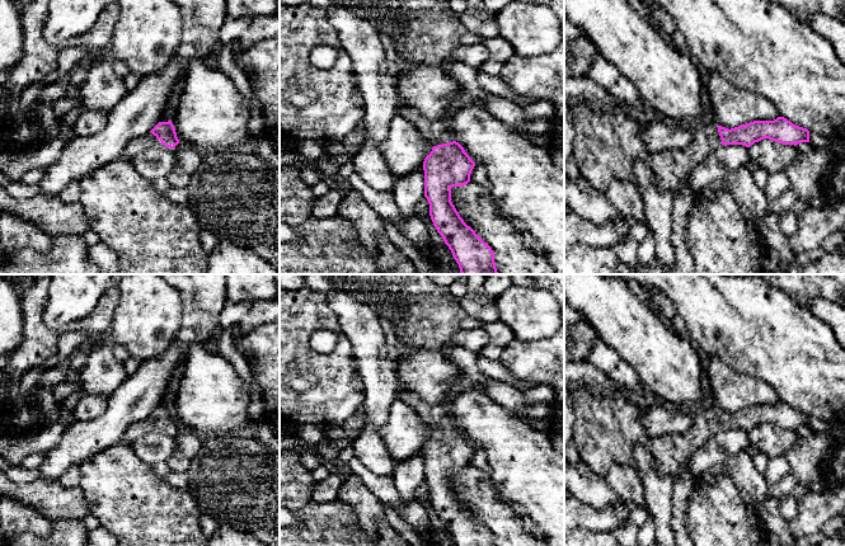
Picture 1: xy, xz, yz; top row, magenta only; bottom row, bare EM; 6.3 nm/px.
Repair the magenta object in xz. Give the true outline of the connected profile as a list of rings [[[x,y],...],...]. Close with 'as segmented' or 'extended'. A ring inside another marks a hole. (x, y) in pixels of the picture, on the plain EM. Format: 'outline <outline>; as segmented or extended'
outline [[[396,386],[396,400],[404,401],[427,424],[432,436],[423,446],[424,481],[437,517],[456,546],[494,546],[494,536],[460,502],[451,486],[451,472],[470,466],[475,447],[456,425],[447,403],[427,405],[410,390]]]; extended

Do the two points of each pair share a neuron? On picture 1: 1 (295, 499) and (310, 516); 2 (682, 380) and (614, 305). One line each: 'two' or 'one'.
1: two
2: one

